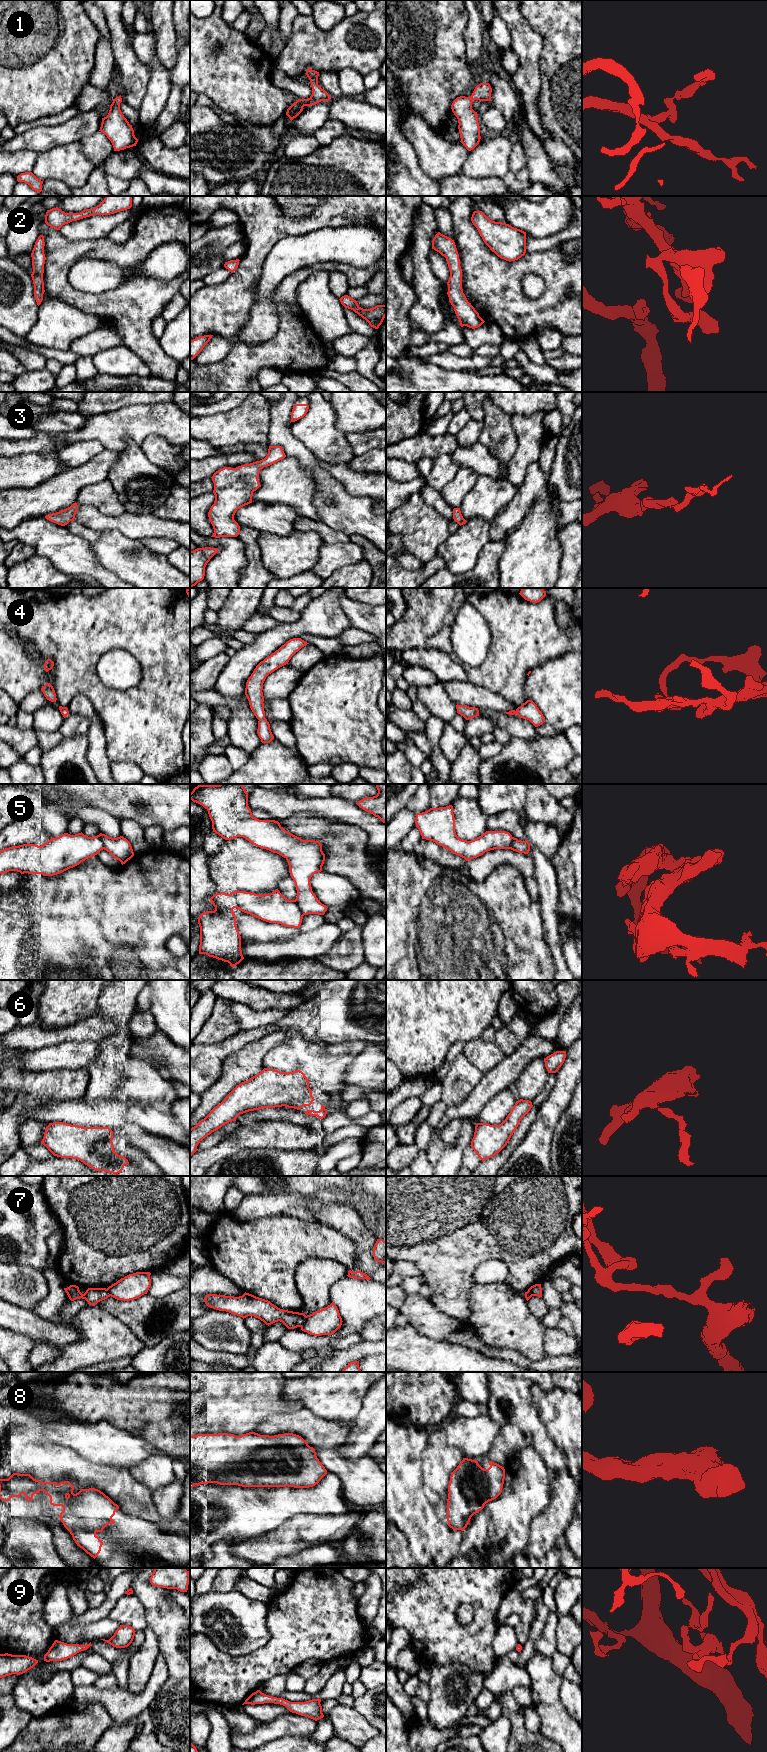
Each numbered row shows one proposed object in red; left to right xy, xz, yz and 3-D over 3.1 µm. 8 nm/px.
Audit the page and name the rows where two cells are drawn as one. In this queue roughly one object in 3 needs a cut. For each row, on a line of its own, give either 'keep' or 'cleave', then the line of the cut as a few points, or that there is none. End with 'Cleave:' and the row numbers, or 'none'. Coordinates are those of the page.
1: keep; cut none
2: keep; cut none
3: keep; cut none
4: keep; cut none
5: cleave; cut xz (294, 900), (303, 915)
6: keep; cut none
7: cleave; cut xz (306, 1316), (305, 1321), (300, 1326)
8: keep; cut none
9: keep; cut none
Cleave: 5, 7

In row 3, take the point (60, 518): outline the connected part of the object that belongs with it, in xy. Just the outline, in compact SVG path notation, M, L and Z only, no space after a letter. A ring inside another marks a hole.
M75 502L70 507L64 510L46 515L45 518L58 525L65 526L70 521L74 521L77 510L78 510L78 505Z

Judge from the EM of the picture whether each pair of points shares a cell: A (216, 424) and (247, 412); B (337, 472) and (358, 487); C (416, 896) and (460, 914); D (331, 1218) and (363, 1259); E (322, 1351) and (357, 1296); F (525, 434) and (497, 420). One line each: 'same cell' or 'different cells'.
A: same cell
B: same cell
C: same cell
D: same cell
E: same cell
F: different cells

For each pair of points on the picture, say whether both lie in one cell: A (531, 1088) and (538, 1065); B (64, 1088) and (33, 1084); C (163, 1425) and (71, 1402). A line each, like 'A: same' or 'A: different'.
A: same
B: same
C: same

